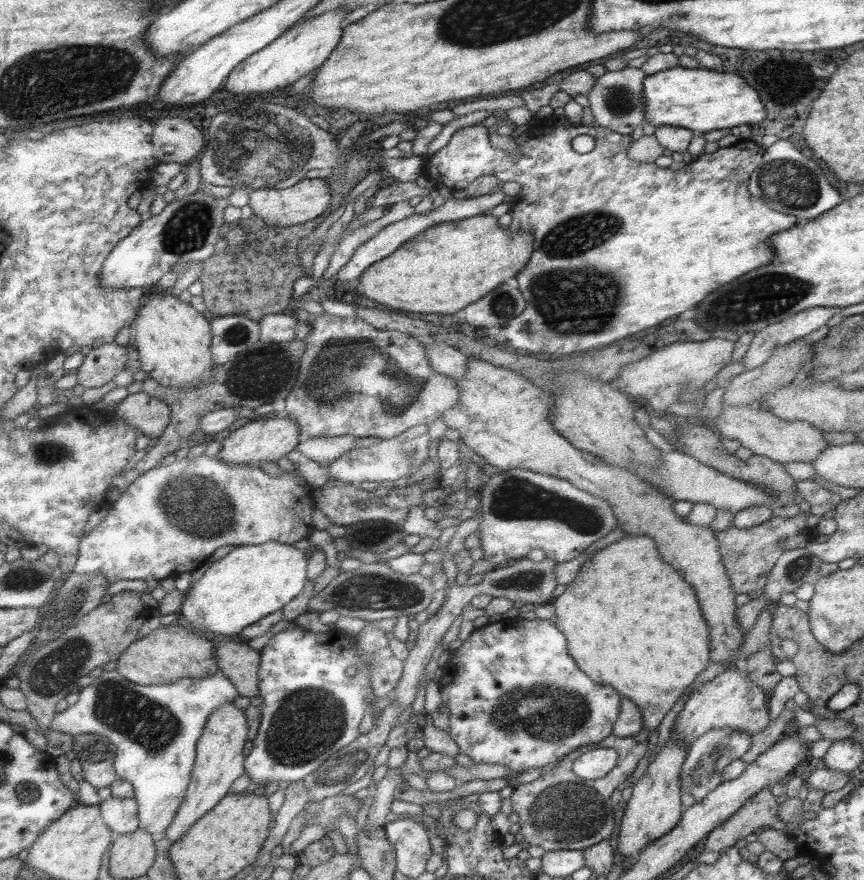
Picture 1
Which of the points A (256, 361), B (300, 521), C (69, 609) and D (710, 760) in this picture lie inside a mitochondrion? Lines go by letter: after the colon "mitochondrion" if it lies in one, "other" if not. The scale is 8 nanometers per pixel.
A: mitochondrion
B: other
C: mitochondrion
D: mitochondrion

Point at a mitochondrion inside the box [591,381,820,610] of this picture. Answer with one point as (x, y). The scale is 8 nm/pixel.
(796, 569)

